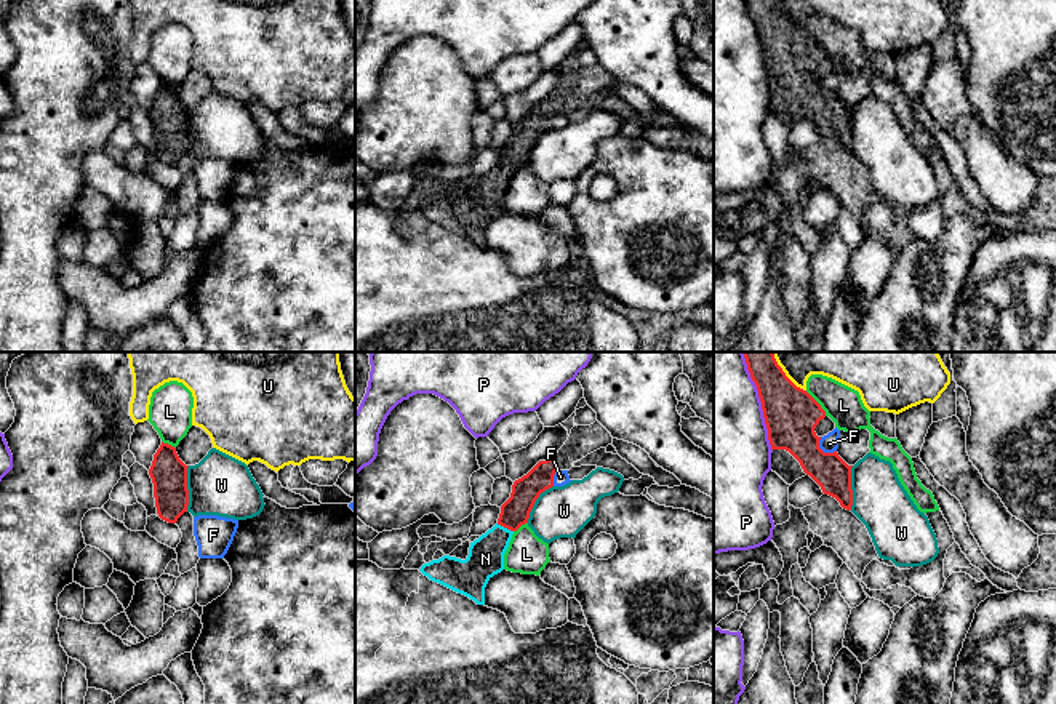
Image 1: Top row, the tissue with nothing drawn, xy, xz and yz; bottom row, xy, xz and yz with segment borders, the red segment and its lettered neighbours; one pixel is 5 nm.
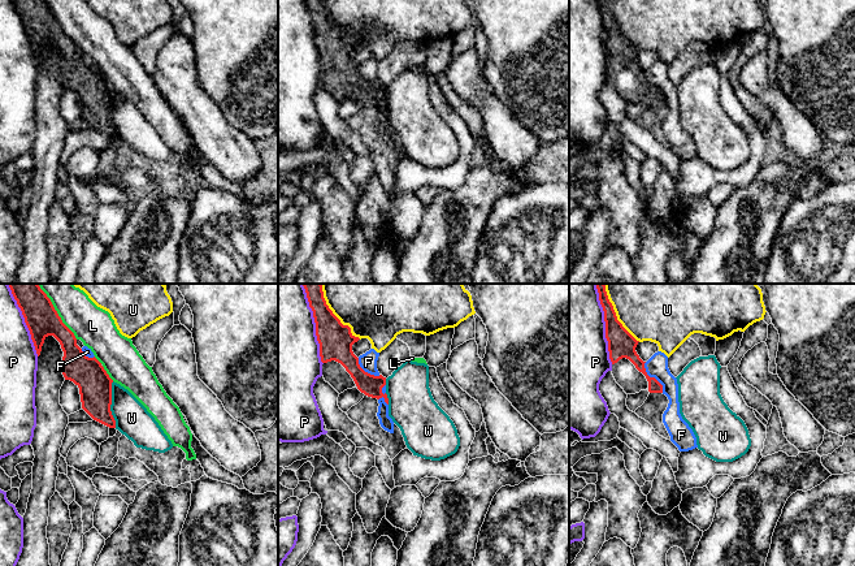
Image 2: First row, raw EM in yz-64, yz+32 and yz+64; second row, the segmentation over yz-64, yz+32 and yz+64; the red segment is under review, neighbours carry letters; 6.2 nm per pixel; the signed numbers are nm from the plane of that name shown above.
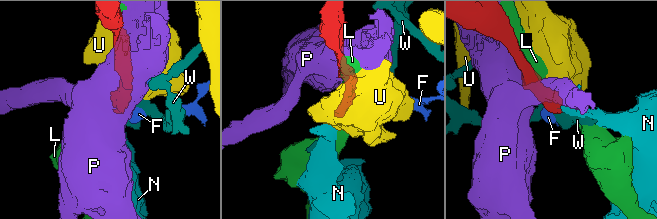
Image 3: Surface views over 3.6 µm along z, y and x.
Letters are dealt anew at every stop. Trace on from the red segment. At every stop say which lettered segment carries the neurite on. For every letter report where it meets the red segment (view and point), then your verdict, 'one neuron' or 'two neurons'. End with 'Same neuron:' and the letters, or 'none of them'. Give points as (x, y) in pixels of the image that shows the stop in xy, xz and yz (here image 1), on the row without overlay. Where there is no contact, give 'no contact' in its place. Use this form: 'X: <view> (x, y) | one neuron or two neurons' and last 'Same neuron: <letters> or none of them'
F: yz (821, 92) | two neurons
L: yz (818, 45) | two neurons
N: xz (504, 168) | one neuron
P: yz (762, 47) | two neurons
U: yz (786, 18) | two neurons
W: xy (186, 130) | two neurons
Same neuron: N

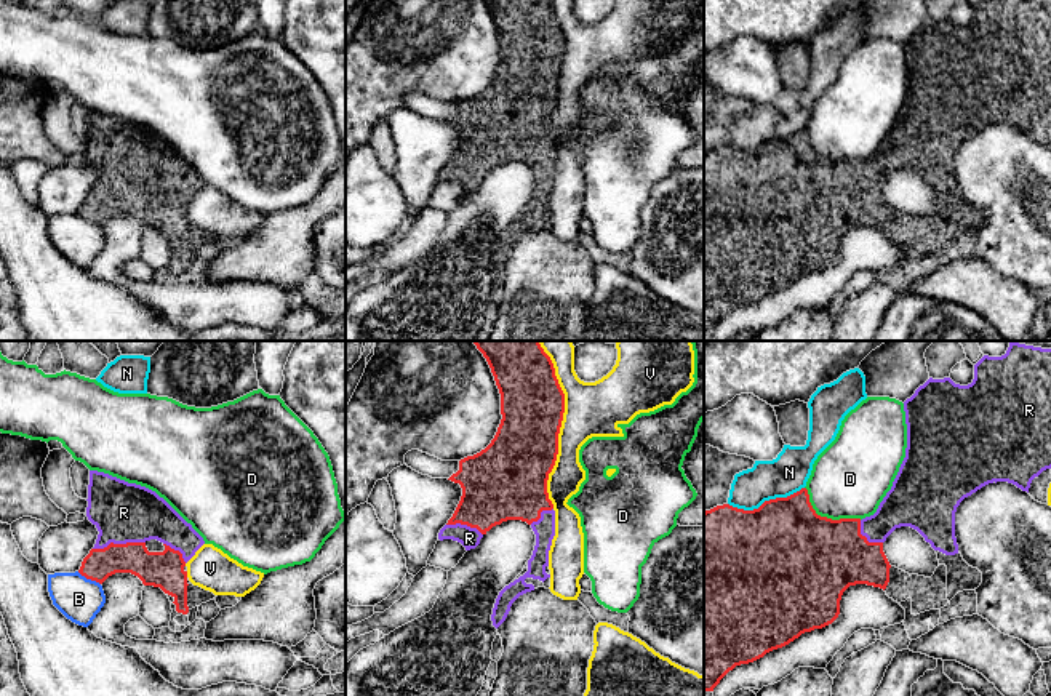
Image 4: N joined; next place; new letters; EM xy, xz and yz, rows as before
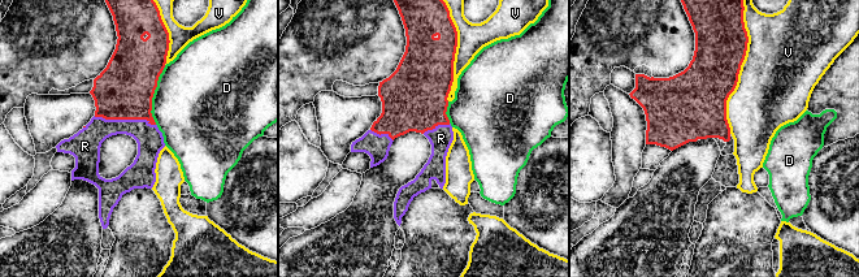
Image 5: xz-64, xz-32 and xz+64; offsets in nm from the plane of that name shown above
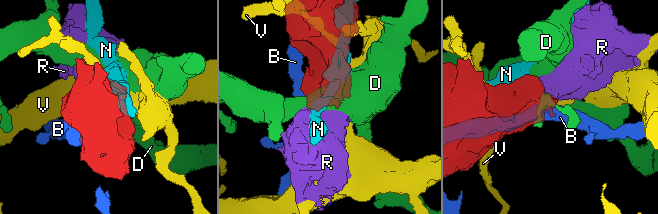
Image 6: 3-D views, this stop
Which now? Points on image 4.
B: xy (88, 220) | two neurons
D: yz (826, 159) | two neurons
N: yz (765, 143) | two neurons
R: xy (119, 186) | one neuron
V: xz (559, 74) | two neurons
Same neuron: R

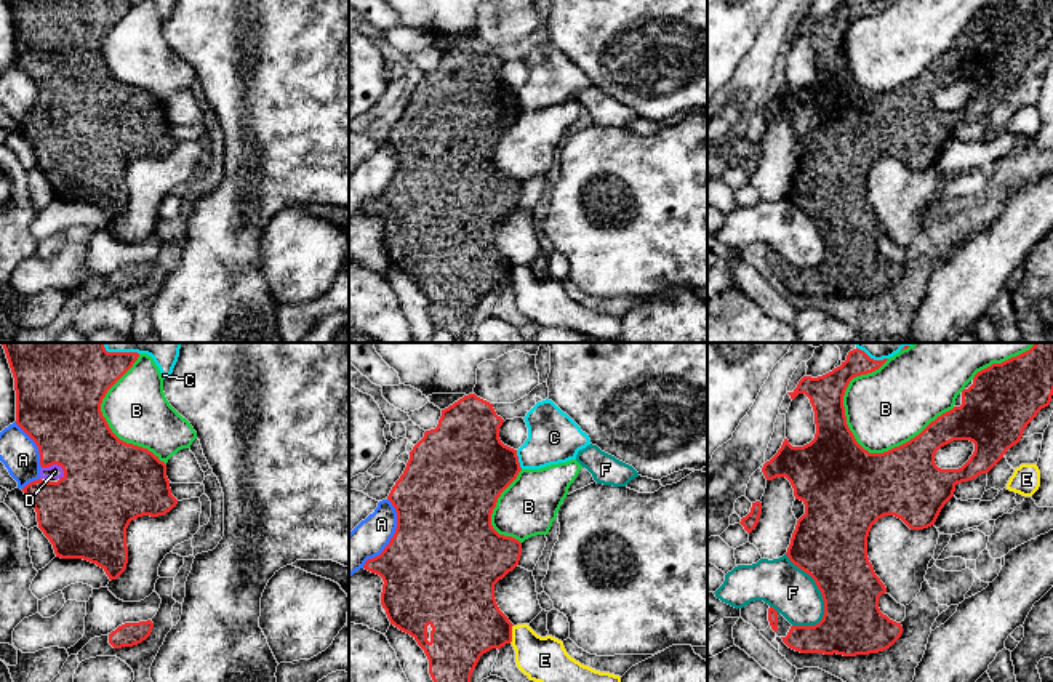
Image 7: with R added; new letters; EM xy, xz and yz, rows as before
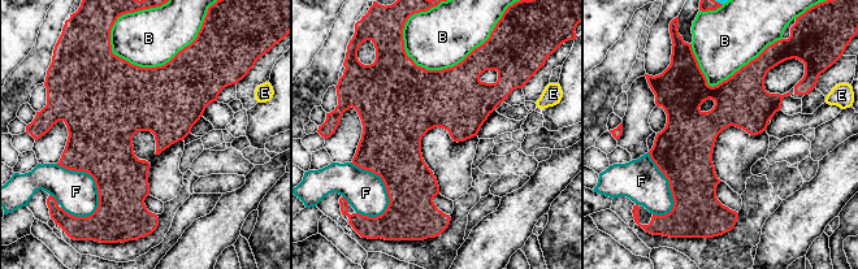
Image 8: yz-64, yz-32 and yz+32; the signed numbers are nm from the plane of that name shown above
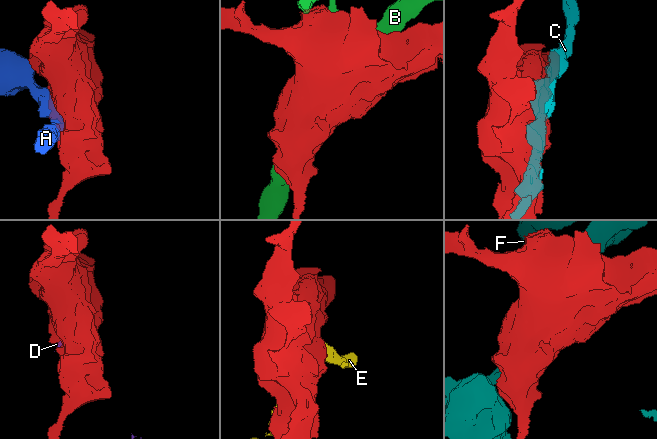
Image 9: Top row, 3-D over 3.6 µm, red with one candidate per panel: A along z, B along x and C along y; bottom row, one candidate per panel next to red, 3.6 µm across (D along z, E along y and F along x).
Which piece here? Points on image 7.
A: xz (394, 176) | two neurons
B: yz (884, 93) | two neurons
C: xz (517, 101) | two neurons
D: xy (56, 104) | two neurons
E: xz (511, 276) | two neurons
F: yz (818, 229) | two neurons
Same neuron: none of them

